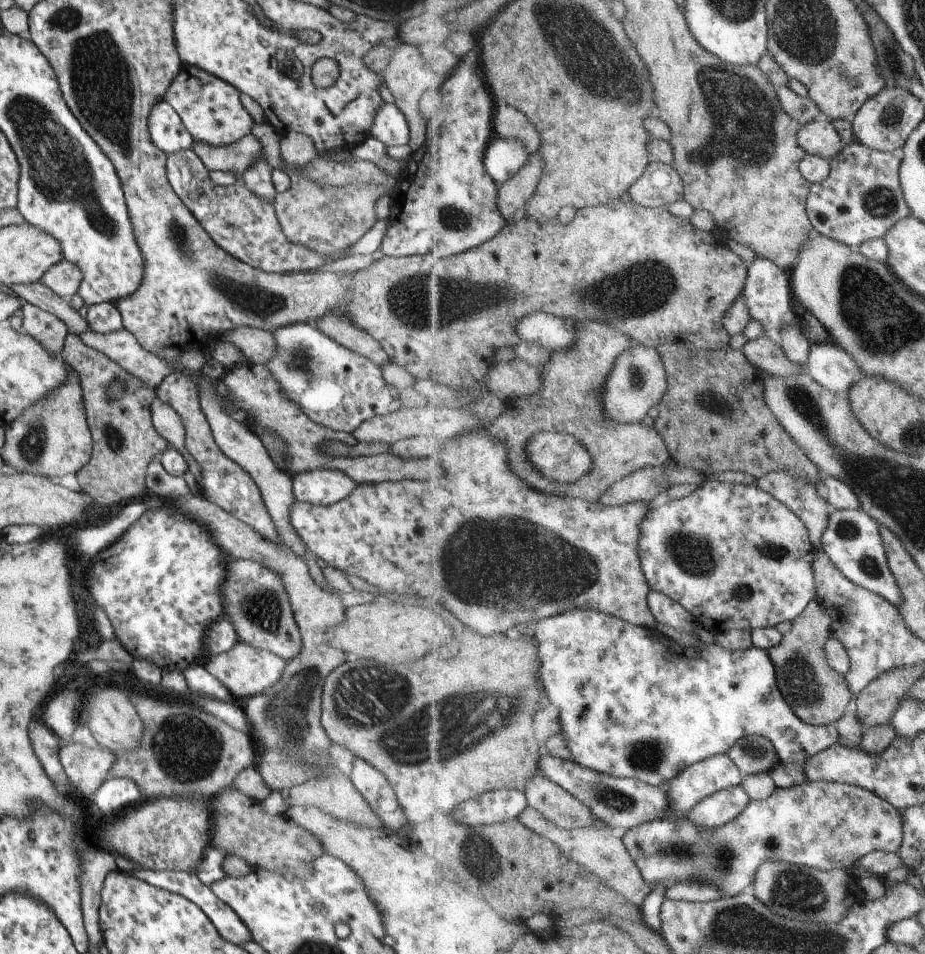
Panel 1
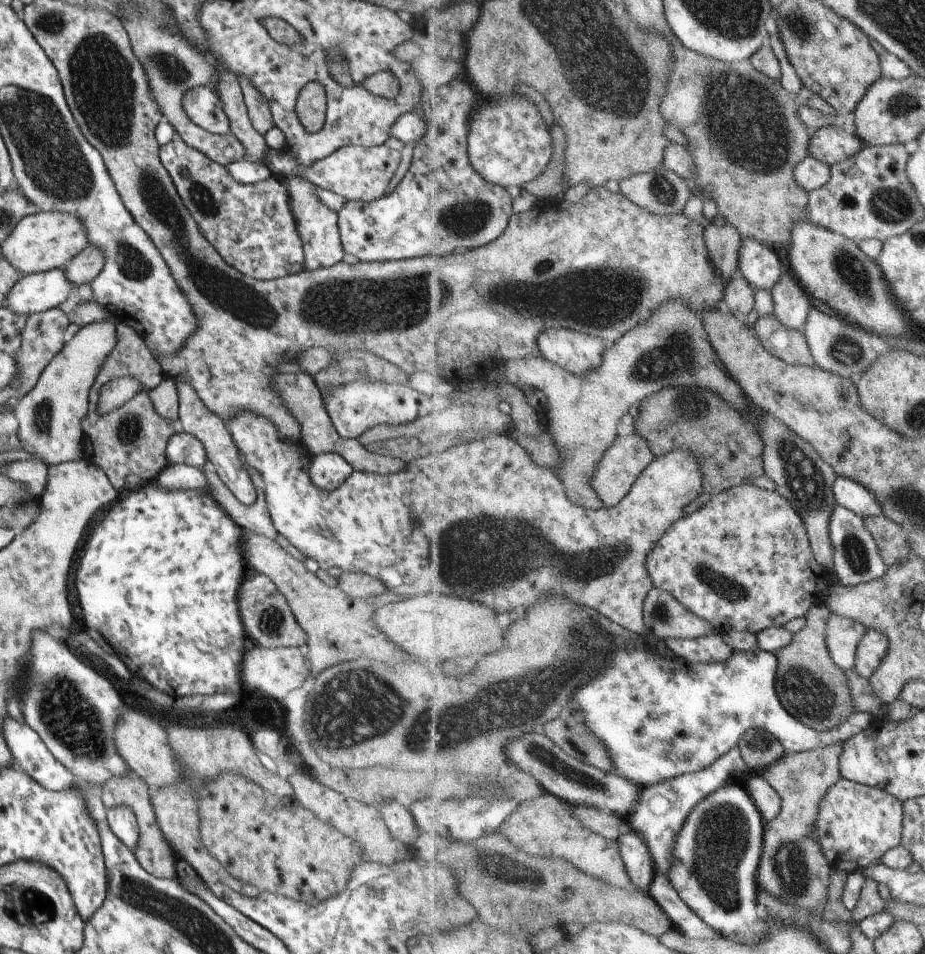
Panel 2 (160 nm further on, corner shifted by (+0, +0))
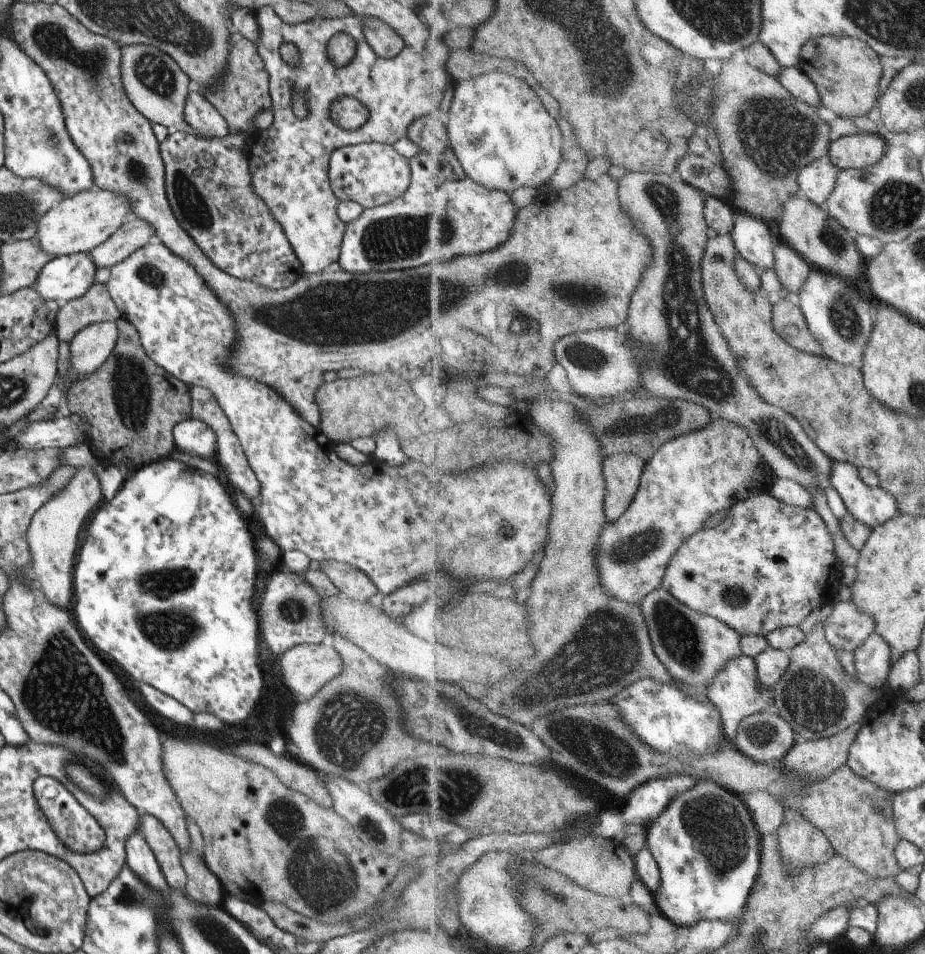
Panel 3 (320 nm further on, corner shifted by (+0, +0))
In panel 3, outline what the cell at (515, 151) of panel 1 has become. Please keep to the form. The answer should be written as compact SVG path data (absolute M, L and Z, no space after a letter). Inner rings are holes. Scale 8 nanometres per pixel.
M498 69L455 82L452 89L445 110L450 144L469 177L490 189L510 194L523 187L538 189L554 178L564 157L564 134L558 118L546 109L537 89Z

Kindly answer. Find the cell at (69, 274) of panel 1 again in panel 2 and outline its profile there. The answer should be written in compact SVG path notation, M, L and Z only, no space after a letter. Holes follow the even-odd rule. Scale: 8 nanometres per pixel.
M87 245L63 270L66 277L78 287L80 284L90 283L99 274L105 259L101 249Z

